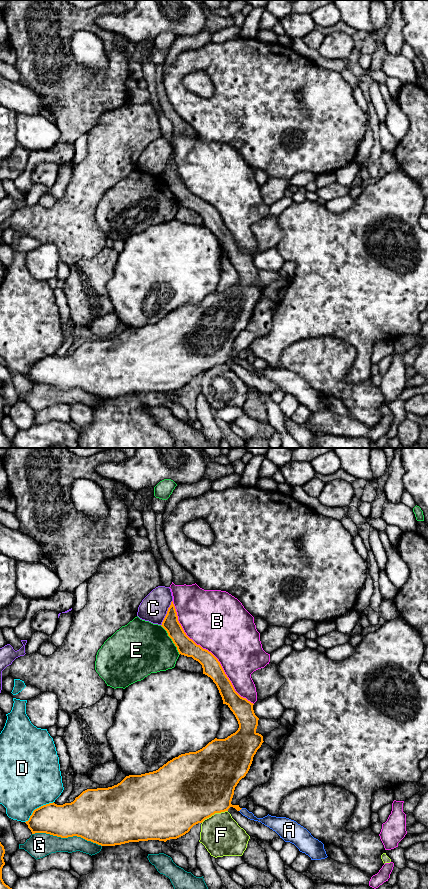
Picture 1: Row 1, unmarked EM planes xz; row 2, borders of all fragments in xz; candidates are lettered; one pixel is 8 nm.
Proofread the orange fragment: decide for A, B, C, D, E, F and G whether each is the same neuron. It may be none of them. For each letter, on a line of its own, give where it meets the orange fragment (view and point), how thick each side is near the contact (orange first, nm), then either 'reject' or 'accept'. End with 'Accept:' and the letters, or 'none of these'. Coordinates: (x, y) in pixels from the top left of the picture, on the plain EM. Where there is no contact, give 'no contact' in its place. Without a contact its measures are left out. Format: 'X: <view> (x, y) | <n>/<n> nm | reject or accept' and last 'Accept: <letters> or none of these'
A: xz (240, 361) | 300/90 nm | accept
B: xz (210, 204) | 150/480 nm | reject
C: xz (167, 165) | 130/220 nm | reject
D: xz (37, 360) | 260/480 nm | reject
E: xz (172, 192) | 140/420 nm | reject
F: xz (214, 365) | 500/320 nm | reject
G: xz (67, 389) | 380/200 nm | reject
Accept: A

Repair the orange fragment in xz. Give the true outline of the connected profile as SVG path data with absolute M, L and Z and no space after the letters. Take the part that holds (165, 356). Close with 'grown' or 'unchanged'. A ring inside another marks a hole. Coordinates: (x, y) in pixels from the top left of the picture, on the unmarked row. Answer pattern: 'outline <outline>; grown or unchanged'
outline M173 153L161 178L167 183L179 206L192 209L202 217L203 226L213 232L223 256L235 267L238 282L225 291L215 290L196 304L181 306L156 323L126 328L112 339L87 341L71 355L57 357L53 354L35 361L25 374L32 386L46 385L61 390L77 388L101 398L148 392L166 394L185 387L194 377L202 375L215 365L225 364L233 359L248 371L261 374L275 383L280 390L294 396L311 412L327 410L324 396L296 373L269 366L257 370L246 360L231 356L235 339L248 325L254 307L264 294L263 288L256 284L259 270L254 265L254 256L235 243L218 211L186 187L178 173Z; grown

